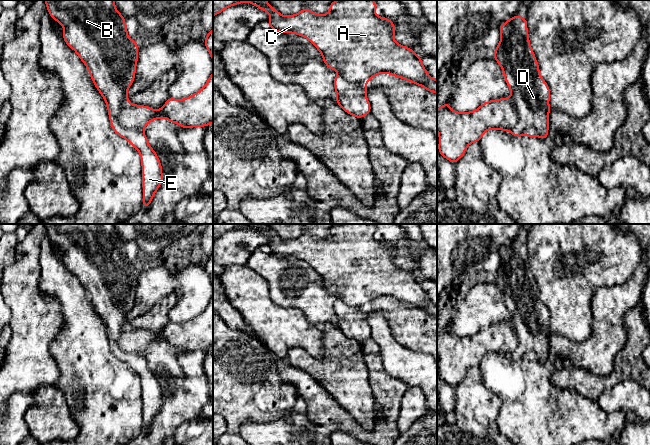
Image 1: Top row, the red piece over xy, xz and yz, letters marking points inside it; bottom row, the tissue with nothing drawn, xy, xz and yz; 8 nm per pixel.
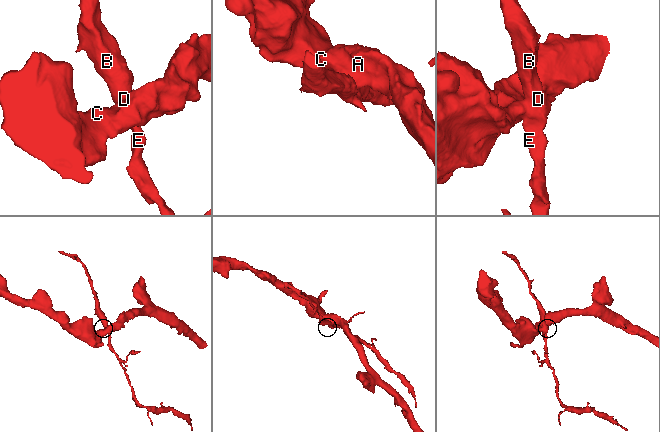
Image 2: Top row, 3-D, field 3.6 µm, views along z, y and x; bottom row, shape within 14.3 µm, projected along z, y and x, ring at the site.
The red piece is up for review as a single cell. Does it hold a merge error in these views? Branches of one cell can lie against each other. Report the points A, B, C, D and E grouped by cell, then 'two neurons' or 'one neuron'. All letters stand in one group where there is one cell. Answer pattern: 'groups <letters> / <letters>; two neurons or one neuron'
groups A C / B D E; two neurons

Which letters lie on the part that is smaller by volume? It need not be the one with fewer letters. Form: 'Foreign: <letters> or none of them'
Foreign: B, D, E

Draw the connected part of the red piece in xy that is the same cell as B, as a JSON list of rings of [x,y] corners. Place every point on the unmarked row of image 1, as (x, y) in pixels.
[[[44,224],[48,237],[63,252],[63,263],[86,289],[96,313],[107,328],[112,353],[125,362],[140,377],[142,387],[143,427],[149,432],[151,424],[163,405],[162,391],[156,376],[143,356],[123,351],[119,344],[122,331],[128,326],[127,314],[134,306],[138,270],[128,261],[125,241],[115,231],[114,224]]]

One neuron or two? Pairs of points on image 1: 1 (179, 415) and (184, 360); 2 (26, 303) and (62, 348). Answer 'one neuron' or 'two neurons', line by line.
1: one neuron
2: two neurons

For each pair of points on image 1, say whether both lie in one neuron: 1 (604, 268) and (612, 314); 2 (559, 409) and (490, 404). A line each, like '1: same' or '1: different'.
1: different
2: different

